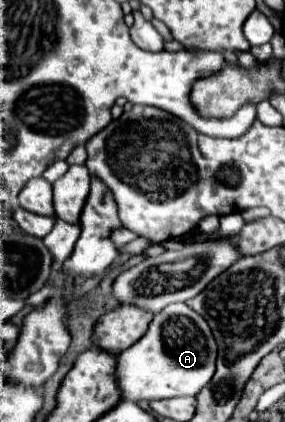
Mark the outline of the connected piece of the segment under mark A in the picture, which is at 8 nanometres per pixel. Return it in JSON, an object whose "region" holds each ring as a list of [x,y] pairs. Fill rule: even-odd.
{"region":[[[169,304],[155,314],[149,330],[131,348],[119,354],[117,378],[125,400],[163,400],[195,396],[215,374],[217,342],[209,324],[187,304]]]}

